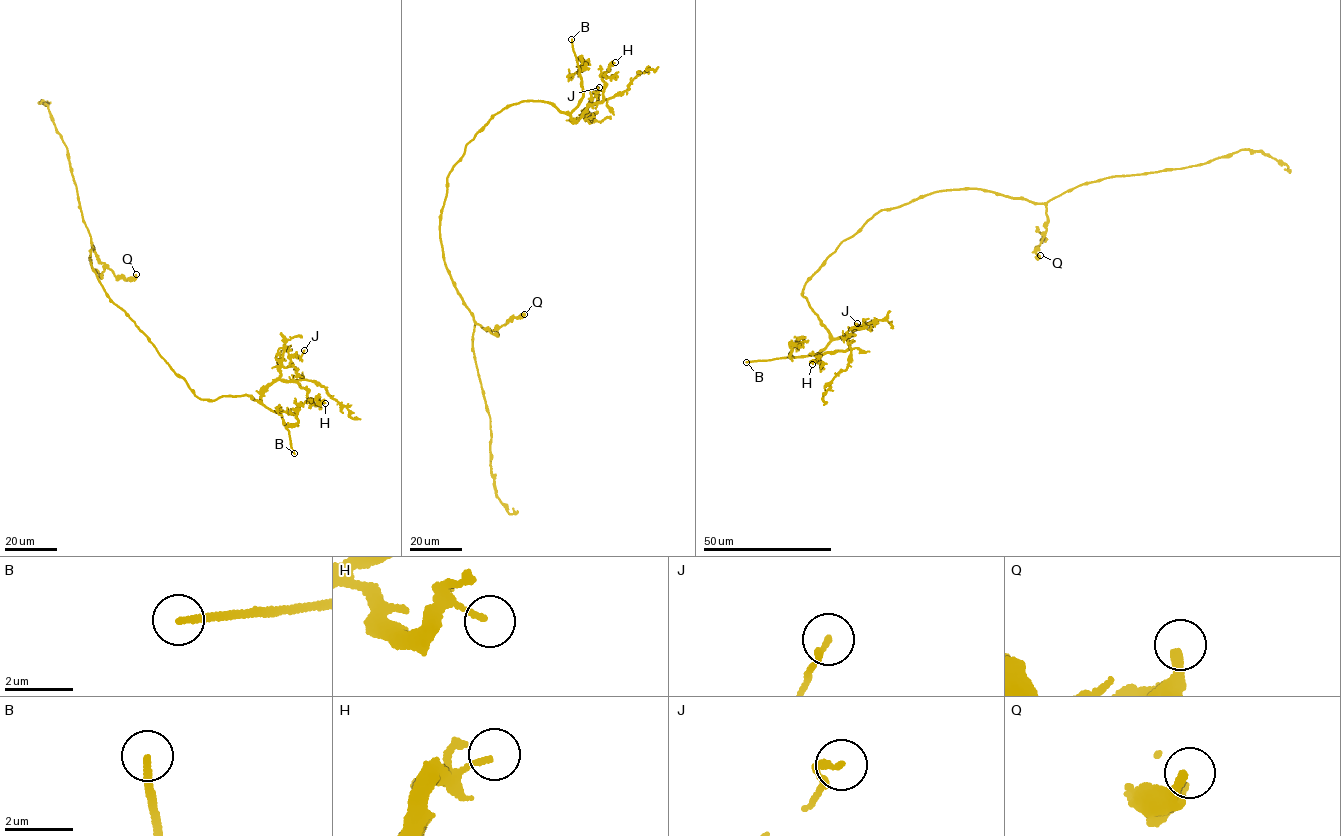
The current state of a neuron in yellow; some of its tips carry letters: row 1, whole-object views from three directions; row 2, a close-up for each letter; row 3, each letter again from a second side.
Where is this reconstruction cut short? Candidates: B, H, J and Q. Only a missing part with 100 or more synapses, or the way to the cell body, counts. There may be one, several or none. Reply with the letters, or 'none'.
B

